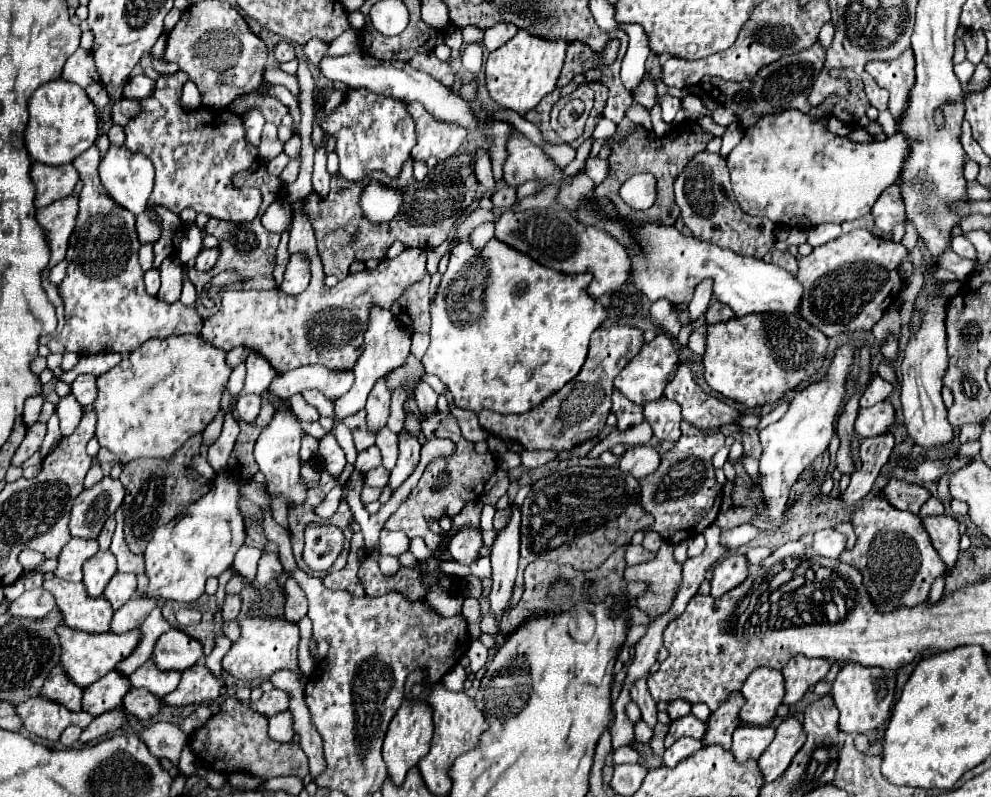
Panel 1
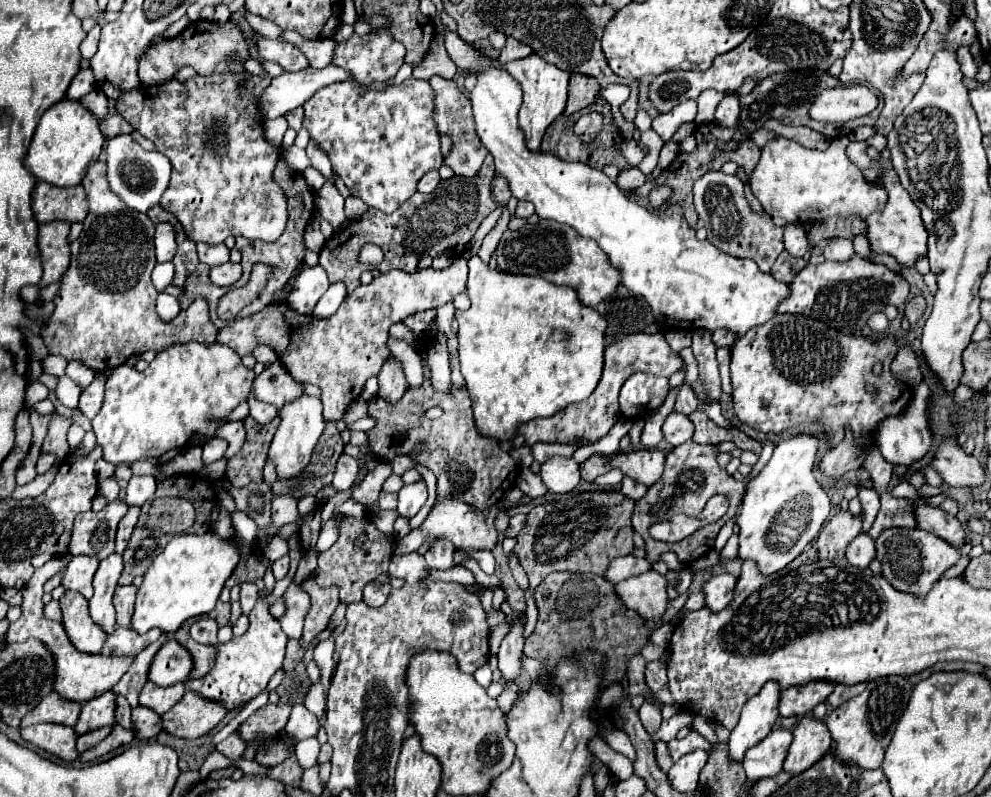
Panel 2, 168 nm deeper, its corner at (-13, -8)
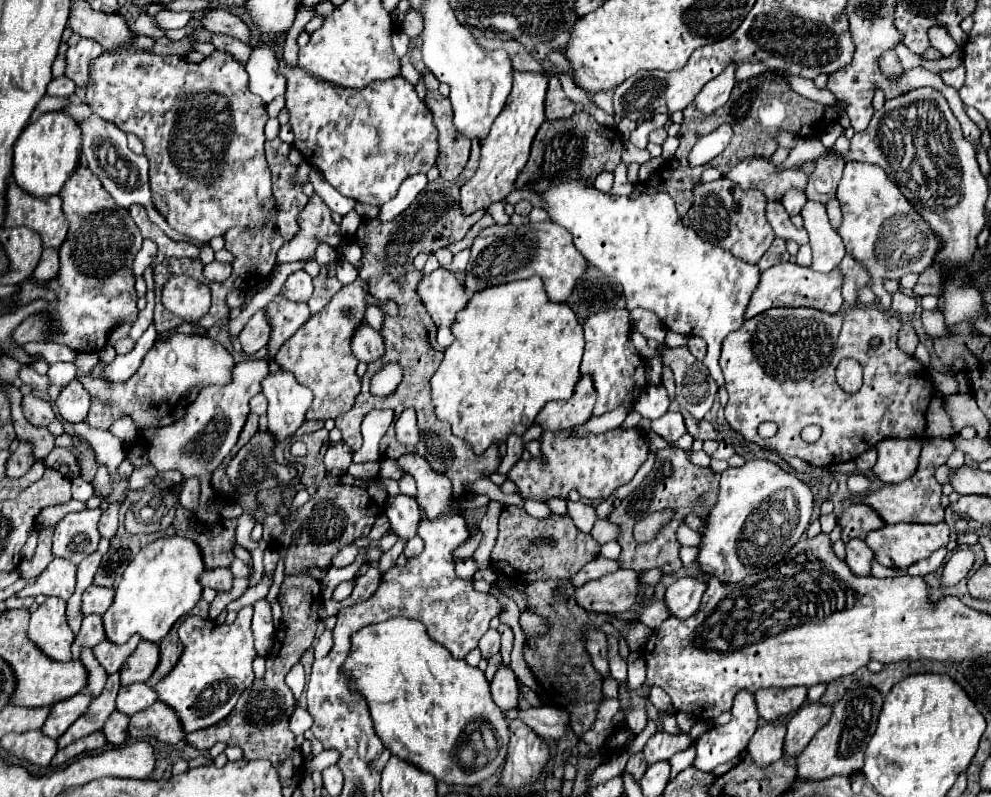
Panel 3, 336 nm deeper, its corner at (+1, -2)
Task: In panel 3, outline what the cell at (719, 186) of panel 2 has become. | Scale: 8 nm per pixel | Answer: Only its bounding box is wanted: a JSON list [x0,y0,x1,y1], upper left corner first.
[691,177,775,263]

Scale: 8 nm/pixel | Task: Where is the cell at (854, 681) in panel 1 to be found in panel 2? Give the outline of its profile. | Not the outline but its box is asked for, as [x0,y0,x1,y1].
[825,677,913,769]

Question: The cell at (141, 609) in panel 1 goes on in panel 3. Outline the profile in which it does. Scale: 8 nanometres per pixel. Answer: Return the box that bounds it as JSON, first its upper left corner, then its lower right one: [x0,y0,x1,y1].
[93,635,141,675]

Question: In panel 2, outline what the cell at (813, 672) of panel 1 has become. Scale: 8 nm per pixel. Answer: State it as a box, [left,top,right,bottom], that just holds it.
[779,681,835,717]

